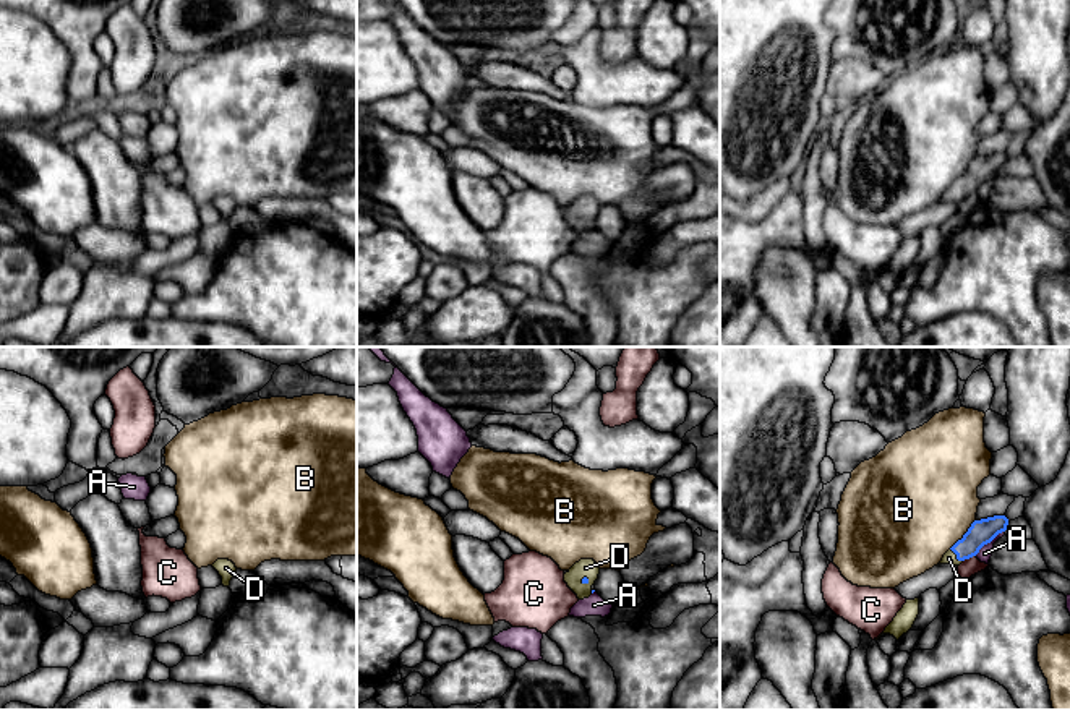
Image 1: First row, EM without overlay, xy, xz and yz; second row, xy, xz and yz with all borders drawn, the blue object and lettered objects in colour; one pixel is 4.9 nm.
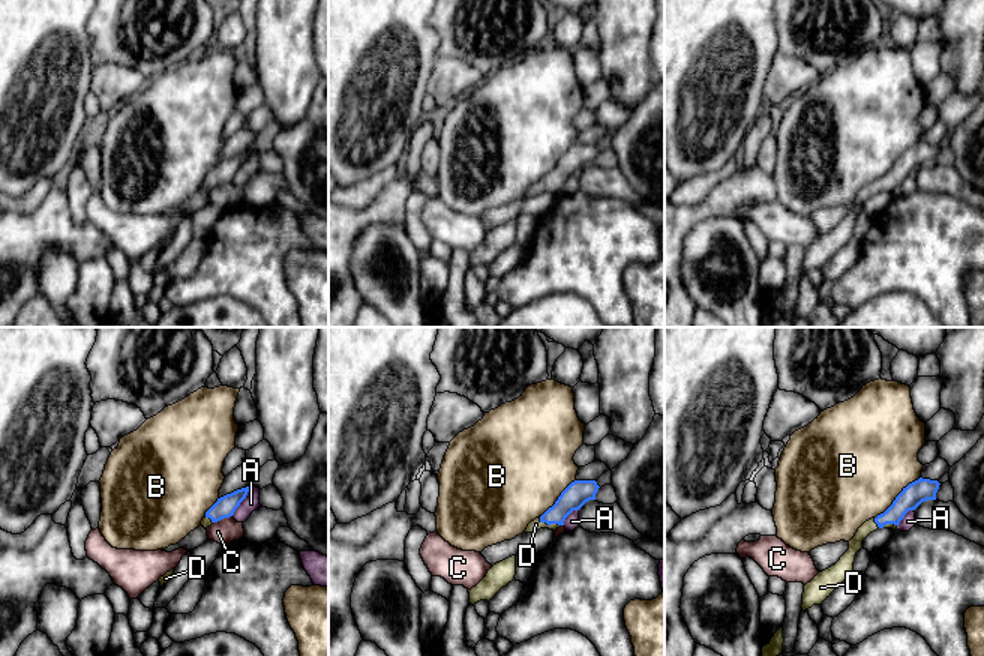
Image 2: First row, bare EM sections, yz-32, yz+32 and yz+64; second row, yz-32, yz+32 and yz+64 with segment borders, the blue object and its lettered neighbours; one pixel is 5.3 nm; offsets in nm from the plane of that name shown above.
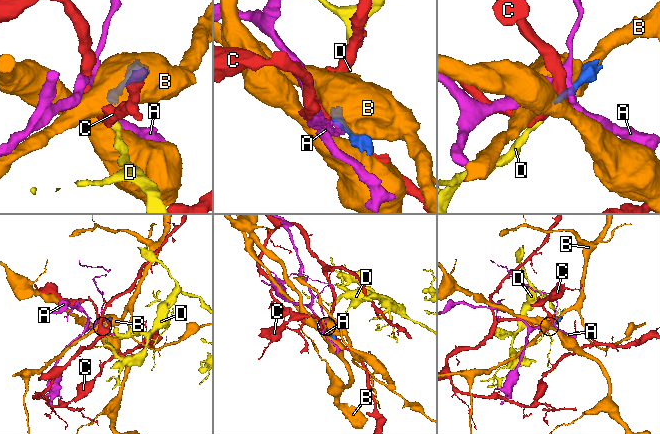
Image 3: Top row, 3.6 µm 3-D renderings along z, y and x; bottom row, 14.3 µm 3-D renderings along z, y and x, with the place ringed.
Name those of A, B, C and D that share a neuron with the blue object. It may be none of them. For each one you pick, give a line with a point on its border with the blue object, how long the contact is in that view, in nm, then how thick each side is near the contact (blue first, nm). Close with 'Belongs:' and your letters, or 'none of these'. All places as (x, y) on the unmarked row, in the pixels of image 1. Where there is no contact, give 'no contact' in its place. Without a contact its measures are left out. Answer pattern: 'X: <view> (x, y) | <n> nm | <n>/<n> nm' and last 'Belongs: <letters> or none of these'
D: yz (957, 193) | 90 nm | 130/60 nm
Belongs: D

